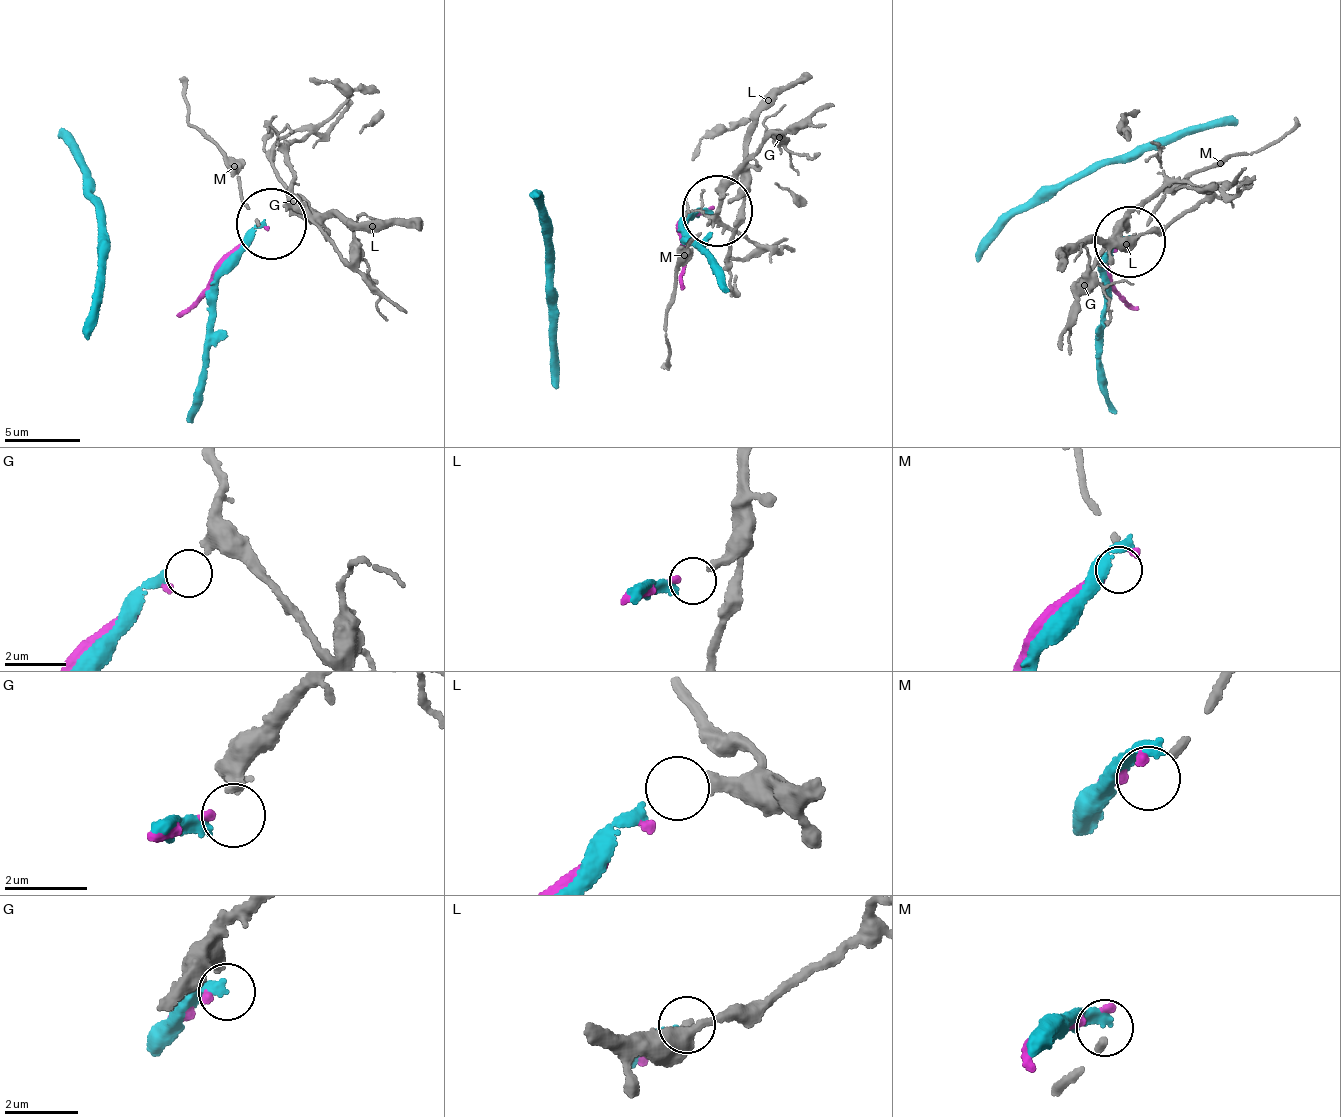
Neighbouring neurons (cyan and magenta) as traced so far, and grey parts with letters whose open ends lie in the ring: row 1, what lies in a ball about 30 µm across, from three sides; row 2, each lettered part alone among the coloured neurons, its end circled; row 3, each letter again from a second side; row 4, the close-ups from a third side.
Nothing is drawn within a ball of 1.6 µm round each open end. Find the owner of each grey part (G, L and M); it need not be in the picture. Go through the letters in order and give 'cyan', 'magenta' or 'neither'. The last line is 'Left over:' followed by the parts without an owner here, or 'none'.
G: magenta
L: cyan
M: neither
Left over: M

